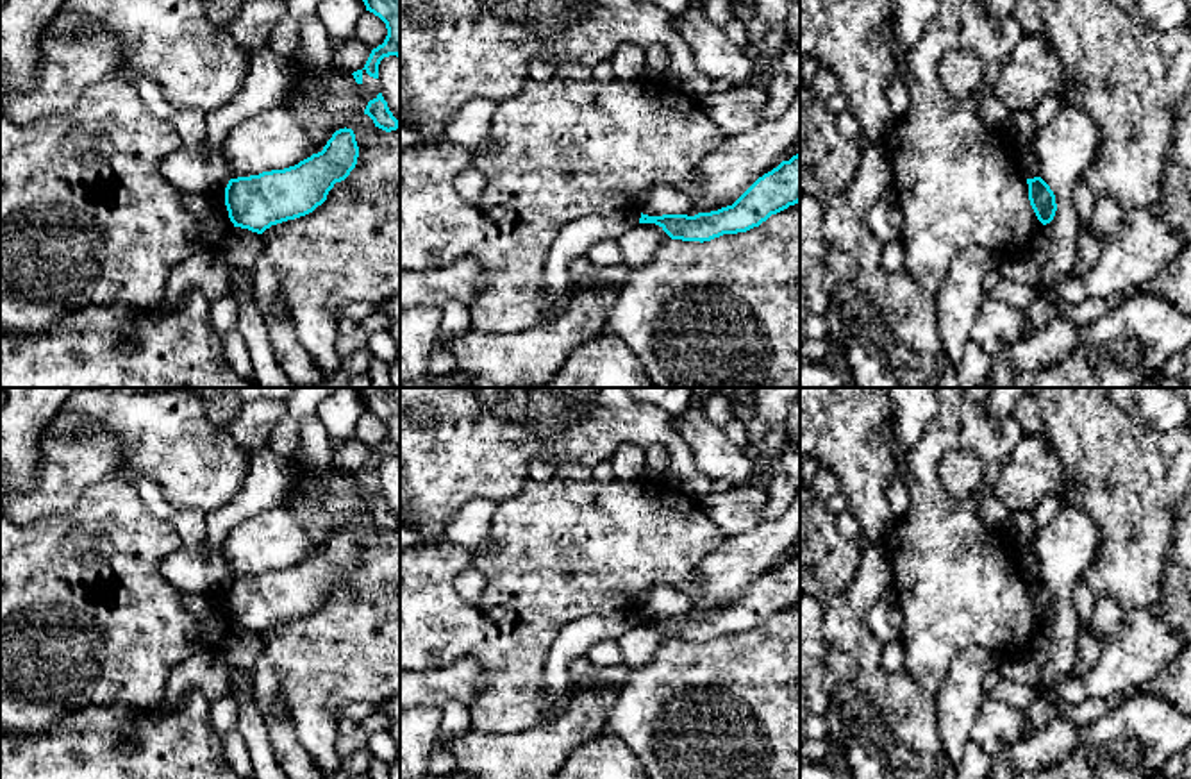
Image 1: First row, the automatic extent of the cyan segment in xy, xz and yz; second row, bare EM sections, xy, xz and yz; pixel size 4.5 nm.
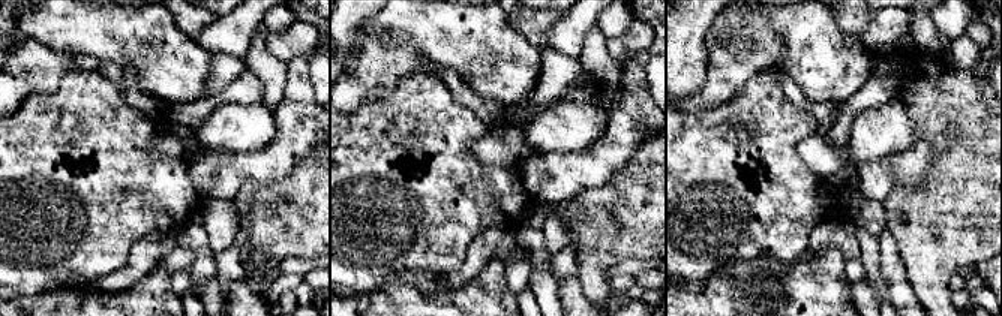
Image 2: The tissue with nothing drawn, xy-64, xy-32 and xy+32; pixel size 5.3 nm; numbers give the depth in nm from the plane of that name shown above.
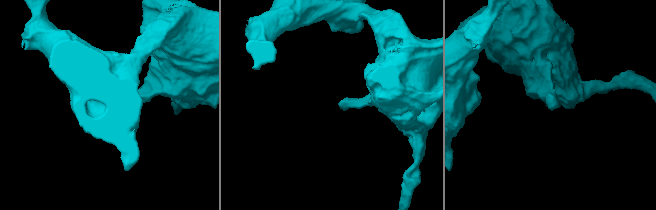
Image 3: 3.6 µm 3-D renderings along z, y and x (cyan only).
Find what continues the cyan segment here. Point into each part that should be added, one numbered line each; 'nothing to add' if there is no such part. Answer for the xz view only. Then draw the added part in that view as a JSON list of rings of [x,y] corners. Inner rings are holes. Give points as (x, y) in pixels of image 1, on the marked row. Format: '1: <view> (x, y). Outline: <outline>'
nothing to add

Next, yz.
nothing to add

